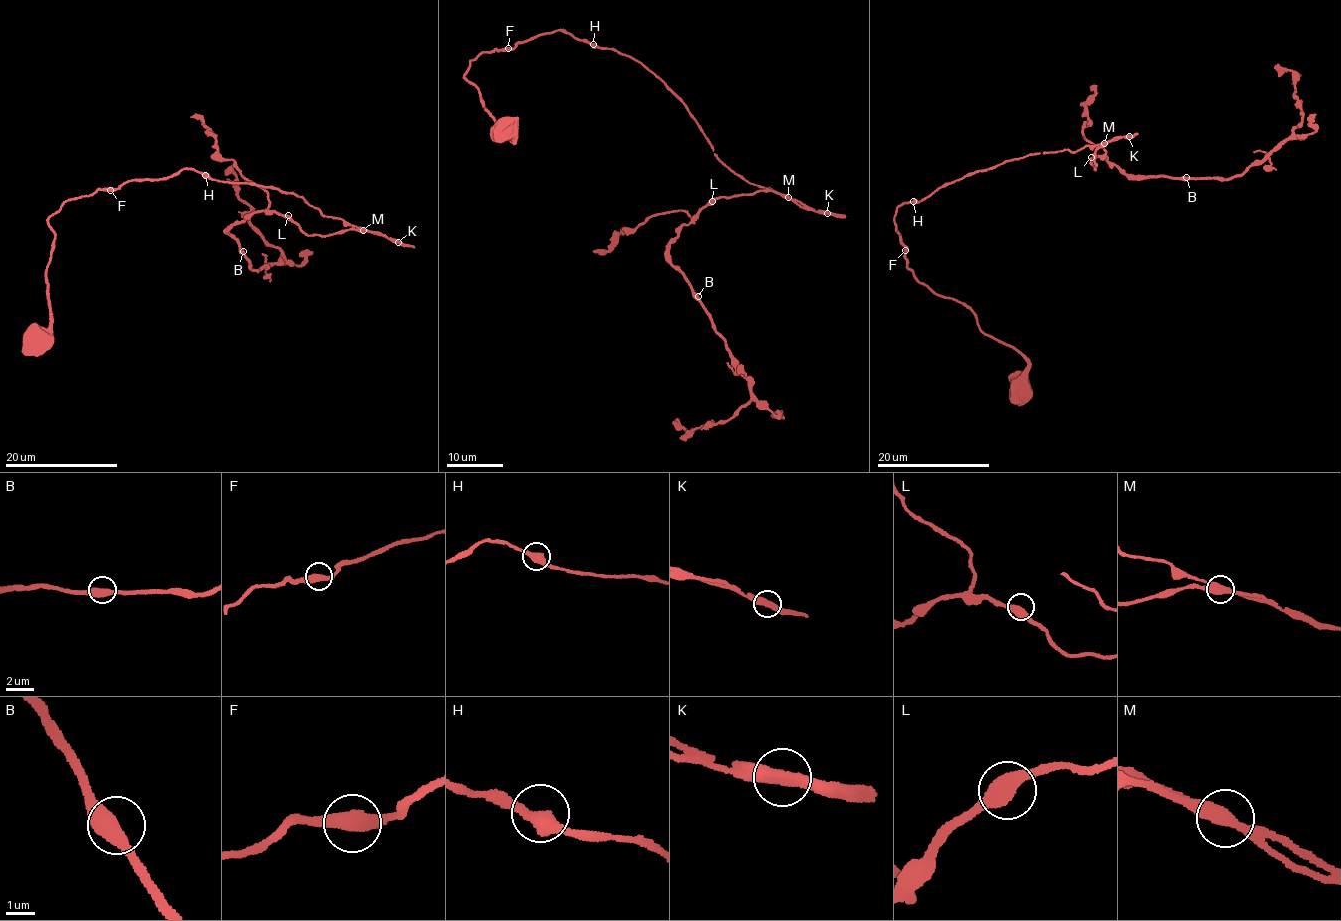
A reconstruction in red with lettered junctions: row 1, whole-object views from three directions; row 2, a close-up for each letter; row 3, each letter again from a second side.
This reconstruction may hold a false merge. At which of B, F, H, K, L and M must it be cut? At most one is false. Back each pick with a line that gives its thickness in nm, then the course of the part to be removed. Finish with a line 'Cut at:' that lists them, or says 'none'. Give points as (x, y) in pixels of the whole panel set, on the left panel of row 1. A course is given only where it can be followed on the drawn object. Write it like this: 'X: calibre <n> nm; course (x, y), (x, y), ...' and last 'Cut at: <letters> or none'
Cut at: none

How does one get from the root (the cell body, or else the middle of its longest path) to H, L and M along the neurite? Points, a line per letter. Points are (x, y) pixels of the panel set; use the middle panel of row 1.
H: (497, 134), (513, 140), (465, 77), (470, 63), (559, 30), (593, 44)
L: (497, 134), (513, 140), (465, 77), (470, 63), (564, 31), (644, 64), (720, 161), (775, 191), (712, 201)
M: (497, 134), (513, 140), (468, 65), (561, 30), (640, 61), (720, 161), (788, 197)

